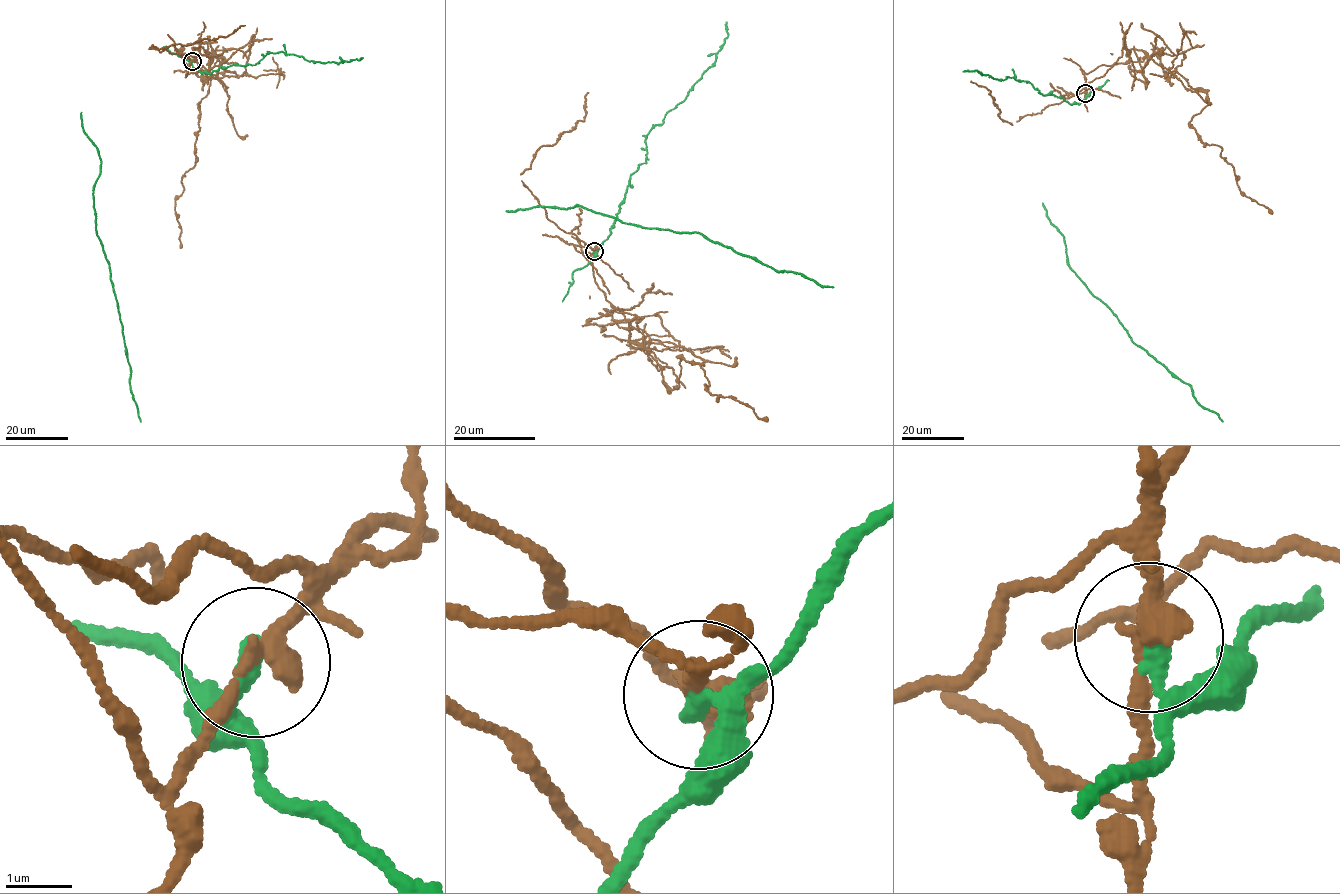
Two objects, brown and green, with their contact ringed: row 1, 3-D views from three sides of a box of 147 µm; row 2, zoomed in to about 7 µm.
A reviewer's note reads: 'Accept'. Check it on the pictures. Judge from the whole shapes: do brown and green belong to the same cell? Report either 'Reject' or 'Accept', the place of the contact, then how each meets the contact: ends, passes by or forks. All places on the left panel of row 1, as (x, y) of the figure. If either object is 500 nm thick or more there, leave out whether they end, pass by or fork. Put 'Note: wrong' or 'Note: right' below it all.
Reject. Place: (192, 61). At the ring brown passes by. At the ring green ends
Note: wrong

